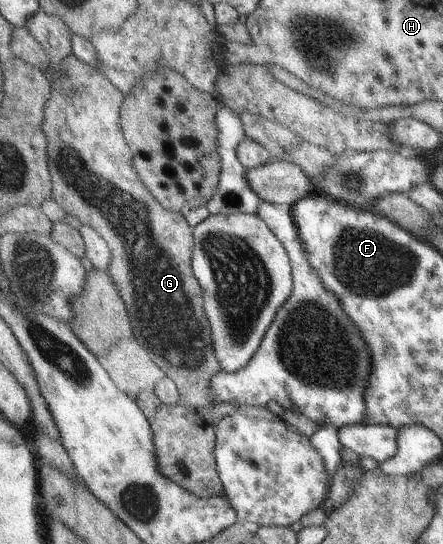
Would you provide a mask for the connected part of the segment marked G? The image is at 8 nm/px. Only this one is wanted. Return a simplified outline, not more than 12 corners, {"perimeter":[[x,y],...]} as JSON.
{"perimeter":[[51,60],[53,198],[105,238],[135,339],[212,408],[193,227],[139,175],[123,92]]}

